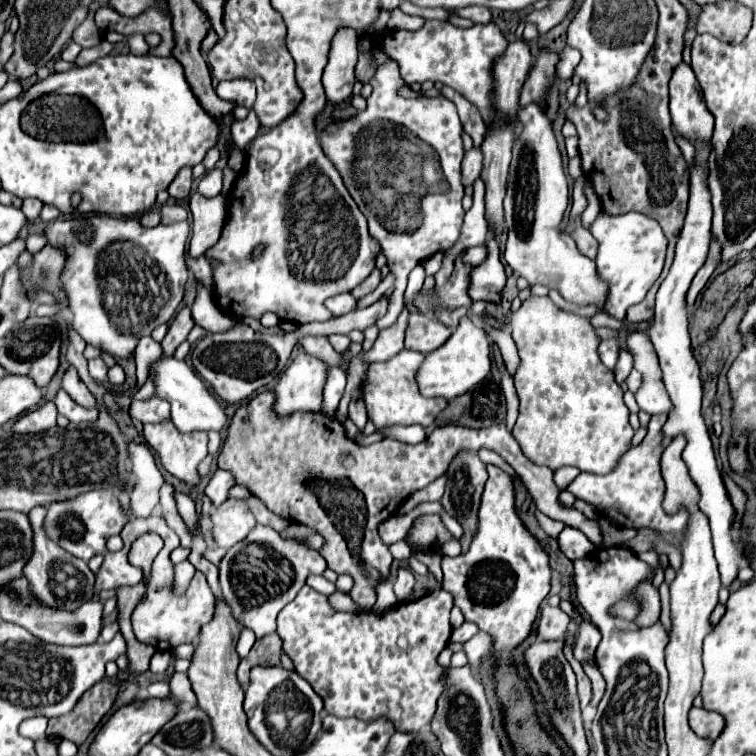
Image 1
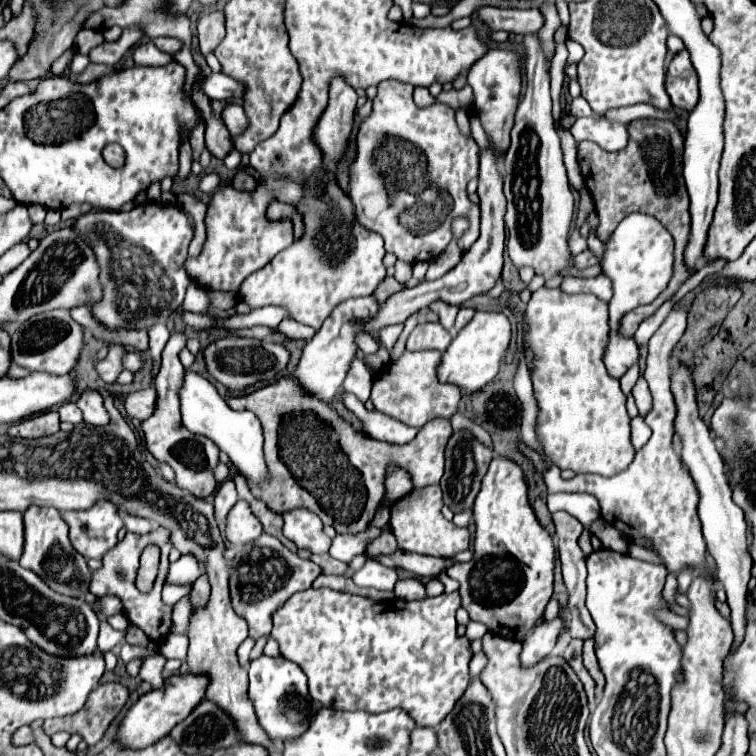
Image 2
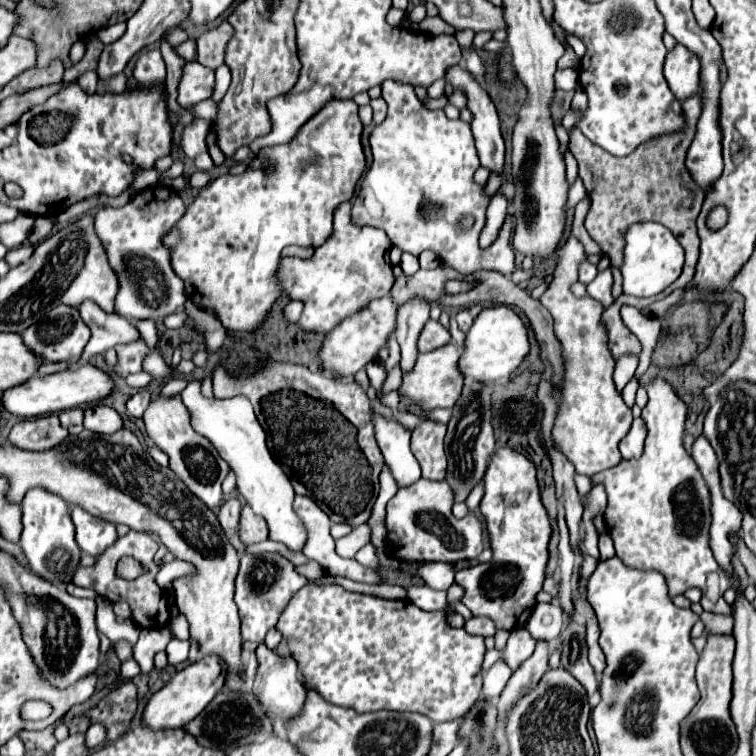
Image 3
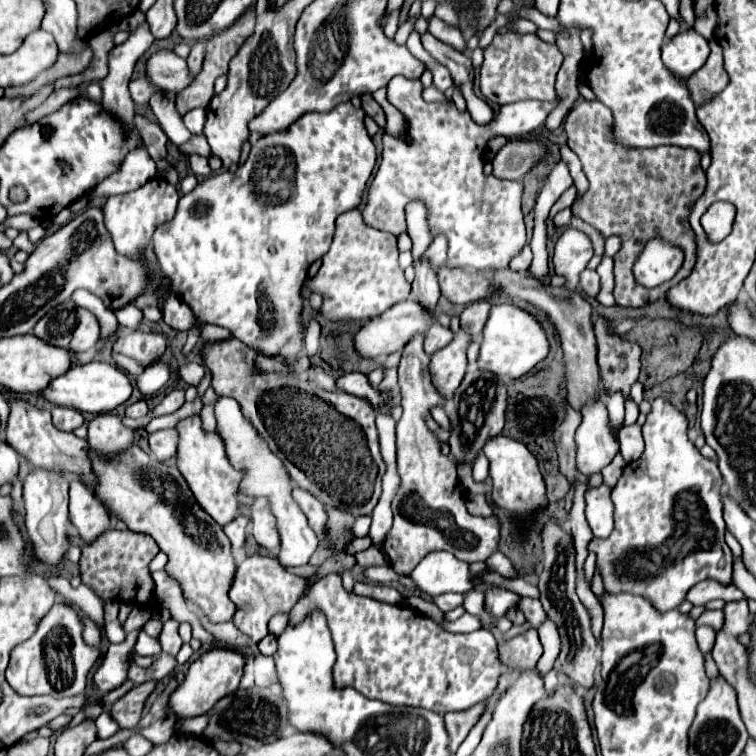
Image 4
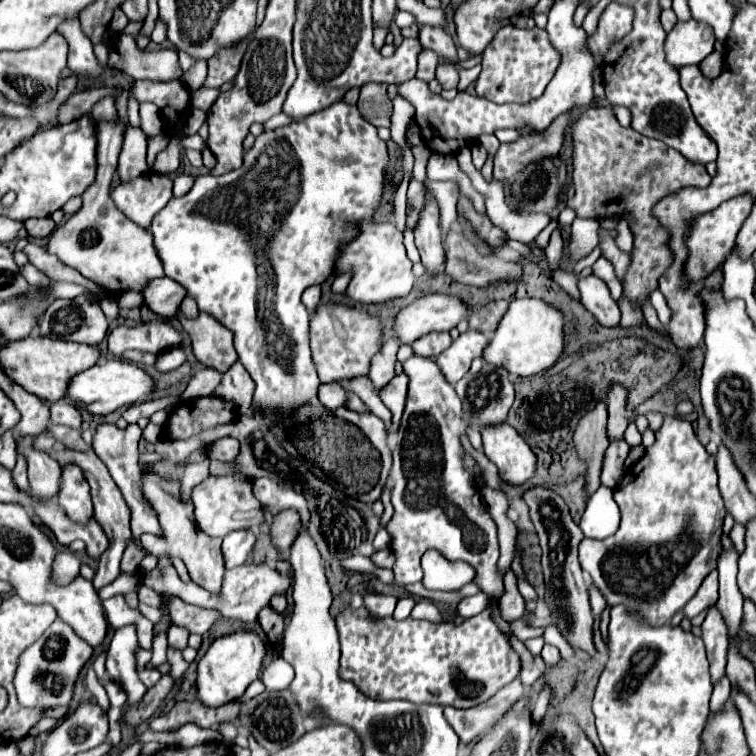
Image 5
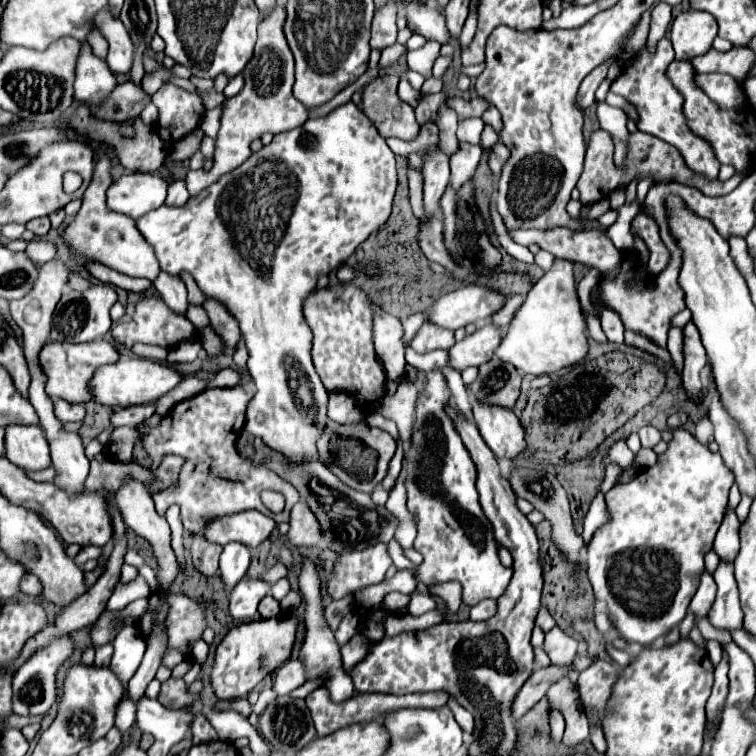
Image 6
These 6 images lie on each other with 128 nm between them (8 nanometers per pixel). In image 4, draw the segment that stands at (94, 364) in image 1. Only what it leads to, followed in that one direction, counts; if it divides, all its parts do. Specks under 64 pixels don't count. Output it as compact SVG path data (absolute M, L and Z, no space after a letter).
M132 330L128 336L118 336L112 352L122 352L126 356L132 356L136 360L140 360L144 366L150 366L152 362L158 360L158 356L162 356L166 350L166 338L154 332L140 332L140 330Z

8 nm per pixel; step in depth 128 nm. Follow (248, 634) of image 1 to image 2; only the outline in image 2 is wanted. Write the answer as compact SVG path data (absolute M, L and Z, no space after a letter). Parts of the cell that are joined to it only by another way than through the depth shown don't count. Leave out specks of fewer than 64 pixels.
M246 638L244 642L238 648L238 660L244 668L250 666L250 652L254 646L254 640L252 638Z

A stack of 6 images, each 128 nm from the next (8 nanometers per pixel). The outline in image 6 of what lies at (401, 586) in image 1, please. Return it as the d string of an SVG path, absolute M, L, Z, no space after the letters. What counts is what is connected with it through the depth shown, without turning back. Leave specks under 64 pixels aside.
M482 600L480 604L470 608L470 618L474 622L482 622L482 620L490 620L496 614L496 600Z

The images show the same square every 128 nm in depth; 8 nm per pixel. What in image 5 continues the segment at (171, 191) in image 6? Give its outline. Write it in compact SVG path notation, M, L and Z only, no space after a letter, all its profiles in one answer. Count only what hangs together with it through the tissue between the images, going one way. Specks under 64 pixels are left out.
M180 174L180 176L174 180L174 196L184 196L184 194L188 194L190 188L192 188L192 184L194 184L194 178L190 178L190 176L186 176L186 174Z

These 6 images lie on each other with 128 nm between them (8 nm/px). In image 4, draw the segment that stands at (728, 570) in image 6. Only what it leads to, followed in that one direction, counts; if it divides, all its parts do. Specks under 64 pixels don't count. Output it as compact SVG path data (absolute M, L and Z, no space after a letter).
M700 626L696 628L696 638L698 638L698 646L702 654L710 654L716 642L716 630L712 626Z

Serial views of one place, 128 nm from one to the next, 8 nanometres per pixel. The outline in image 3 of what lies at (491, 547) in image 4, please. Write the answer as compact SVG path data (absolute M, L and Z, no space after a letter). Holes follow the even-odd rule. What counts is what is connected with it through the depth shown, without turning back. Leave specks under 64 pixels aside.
M422 296L410 298L408 302L400 304L400 312L396 320L396 340L402 350L400 368L404 374L408 374L412 366L416 364L418 338L420 338L422 328L430 320L430 308L432 308L432 302ZM420 478L418 482L400 488L386 506L388 544L396 548L394 556L404 562L460 562L478 558L484 550L484 524L474 514L456 518L452 514L454 494L446 480L434 482Z

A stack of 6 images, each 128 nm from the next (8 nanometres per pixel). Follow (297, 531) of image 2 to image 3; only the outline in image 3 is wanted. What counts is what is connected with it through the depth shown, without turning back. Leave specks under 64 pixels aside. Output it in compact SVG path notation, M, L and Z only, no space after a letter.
M296 495L293 506L296 514L310 528L308 544L304 548L304 554L310 560L316 560L318 564L322 564L330 576L344 576L366 584L380 582L380 568L366 568L366 566L360 566L356 560L346 560L336 554L334 538L330 536L332 522L328 514L312 498Z

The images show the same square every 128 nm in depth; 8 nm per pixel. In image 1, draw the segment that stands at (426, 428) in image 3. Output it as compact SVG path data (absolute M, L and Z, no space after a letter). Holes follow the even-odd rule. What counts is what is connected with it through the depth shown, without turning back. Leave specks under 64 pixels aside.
M266 390L236 410L228 428L226 444L218 456L218 466L234 474L236 484L246 486L270 512L280 514L290 522L316 528L326 540L320 554L328 562L328 568L338 574L346 572L354 576L356 582L348 592L354 602L372 602L374 606L376 592L372 588L374 578L370 576L390 574L392 554L378 536L378 524L390 518L406 496L440 478L454 452L460 452L460 448L470 448L470 452L490 448L498 452L516 470L516 474L522 476L522 482L530 490L540 512L564 522L566 526L580 528L592 544L602 546L602 528L598 520L590 520L582 512L564 508L558 502L560 490L552 480L552 470L528 460L504 424L480 430L460 428L454 424L436 426L424 442L414 446L396 440L380 440L378 444L362 448L344 436L346 430L336 418L330 418L324 412L294 412L290 416L280 416L272 408L274 402L274 392ZM354 524L364 528L358 558L350 552L342 534L342 530L350 530Z

